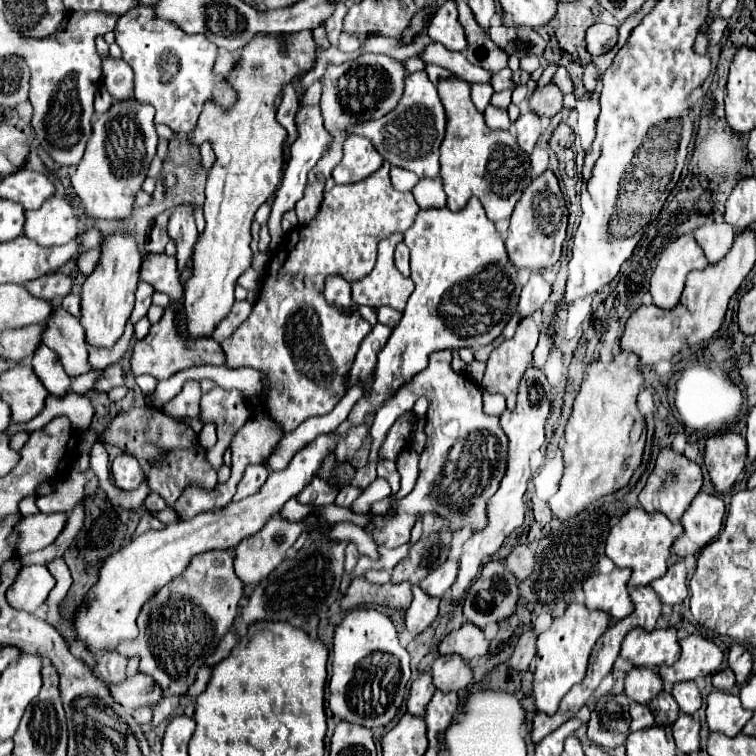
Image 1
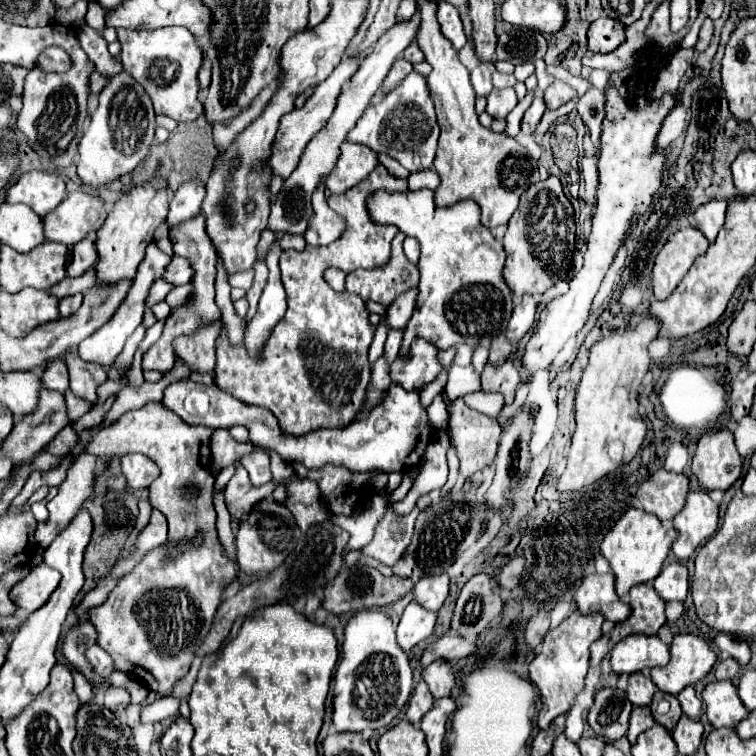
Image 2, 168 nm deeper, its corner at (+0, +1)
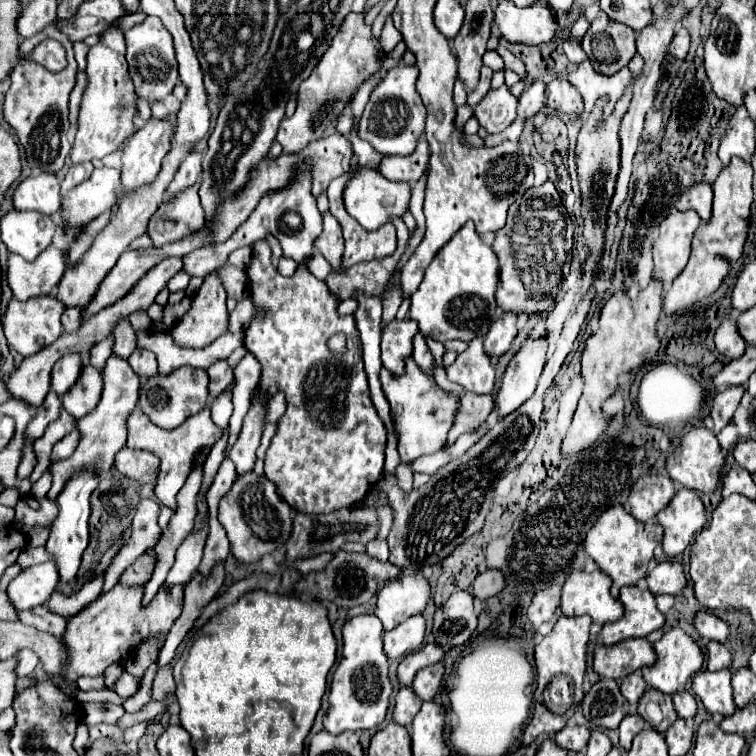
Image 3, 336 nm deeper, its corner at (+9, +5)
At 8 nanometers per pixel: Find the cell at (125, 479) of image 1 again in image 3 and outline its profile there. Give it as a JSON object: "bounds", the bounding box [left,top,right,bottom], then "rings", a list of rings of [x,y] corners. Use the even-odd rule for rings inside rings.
{"bounds":[115,448,159,484],"rings":[[[123,448],[115,456],[115,466],[121,474],[131,480],[137,480],[139,484],[155,484],[159,474],[159,458],[155,458],[147,450]]]}

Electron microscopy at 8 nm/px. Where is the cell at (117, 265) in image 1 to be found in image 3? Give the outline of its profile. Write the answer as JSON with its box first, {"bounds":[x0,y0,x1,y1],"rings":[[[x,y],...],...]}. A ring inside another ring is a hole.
{"bounds":[123,116,173,194],"rings":[[[169,116],[157,120],[151,118],[147,124],[137,130],[123,144],[123,186],[125,194],[137,190],[143,184],[151,184],[159,170],[161,162],[169,152],[169,142],[173,134],[173,124]]]}

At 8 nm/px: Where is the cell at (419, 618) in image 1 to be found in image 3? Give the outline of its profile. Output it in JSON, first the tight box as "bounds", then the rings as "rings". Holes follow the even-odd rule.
{"bounds":[383,614,425,660],"rings":[[[421,614],[407,618],[391,632],[383,636],[383,652],[389,660],[399,660],[411,652],[415,652],[425,636],[425,620]]]}

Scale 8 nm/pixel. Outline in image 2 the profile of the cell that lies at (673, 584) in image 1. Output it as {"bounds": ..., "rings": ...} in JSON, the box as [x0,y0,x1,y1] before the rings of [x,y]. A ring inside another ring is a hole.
{"bounds":[654,562,688,600],"rings":[[[684,562],[668,564],[654,580],[656,592],[668,600],[684,600],[688,594],[688,568]]]}

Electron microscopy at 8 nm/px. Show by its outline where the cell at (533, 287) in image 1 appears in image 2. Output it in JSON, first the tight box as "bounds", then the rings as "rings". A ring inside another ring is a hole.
{"bounds":[506,296,538,344],"rings":[[[522,296],[520,302],[514,306],[512,318],[506,328],[506,336],[512,344],[516,344],[534,326],[536,310],[538,310],[538,302],[534,300],[534,296]]]}

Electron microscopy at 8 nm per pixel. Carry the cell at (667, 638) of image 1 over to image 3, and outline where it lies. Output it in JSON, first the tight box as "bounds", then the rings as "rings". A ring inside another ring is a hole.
{"bounds":[593,638,655,680],"rings":[[[645,638],[623,640],[613,646],[595,646],[593,670],[603,678],[621,680],[631,672],[655,664],[655,652]]]}

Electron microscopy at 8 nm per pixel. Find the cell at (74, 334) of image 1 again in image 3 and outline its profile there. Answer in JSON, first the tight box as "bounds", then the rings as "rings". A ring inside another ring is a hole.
{"bounds":[63,362,103,418],"rings":[[[87,362],[83,368],[83,374],[79,378],[79,382],[63,396],[63,408],[75,418],[83,418],[87,416],[101,400],[101,388],[103,388],[103,380],[101,374]]]}

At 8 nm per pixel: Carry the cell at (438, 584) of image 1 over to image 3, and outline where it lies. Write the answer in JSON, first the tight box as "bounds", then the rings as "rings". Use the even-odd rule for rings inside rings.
{"bounds":[375,576,429,630],"rings":[[[403,576],[387,582],[377,594],[375,616],[383,622],[383,630],[399,626],[403,620],[421,614],[429,600],[429,584],[421,576]]]}

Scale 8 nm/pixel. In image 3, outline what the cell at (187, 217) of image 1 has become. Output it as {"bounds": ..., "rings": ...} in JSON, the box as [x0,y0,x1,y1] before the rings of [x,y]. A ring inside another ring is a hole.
{"bounds":[165,154,203,198],"rings":[[[189,154],[181,162],[175,180],[169,184],[169,188],[165,192],[165,198],[173,198],[177,192],[181,192],[197,182],[197,178],[201,174],[201,158],[203,158],[203,154]]]}

